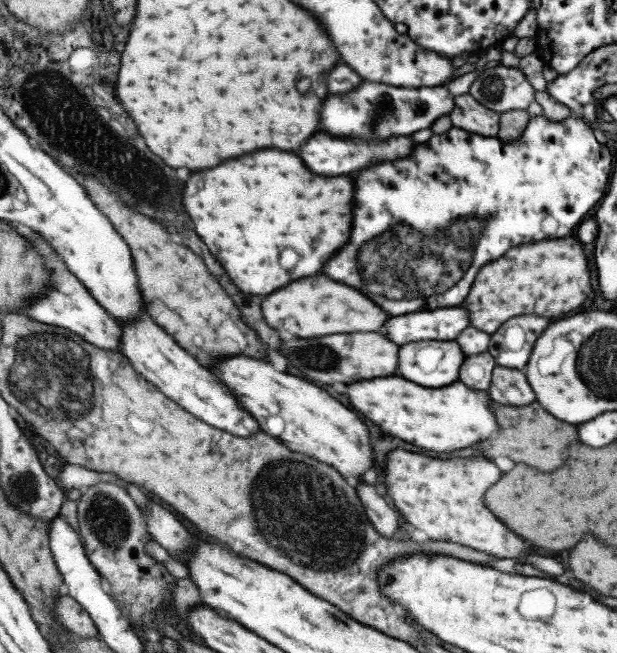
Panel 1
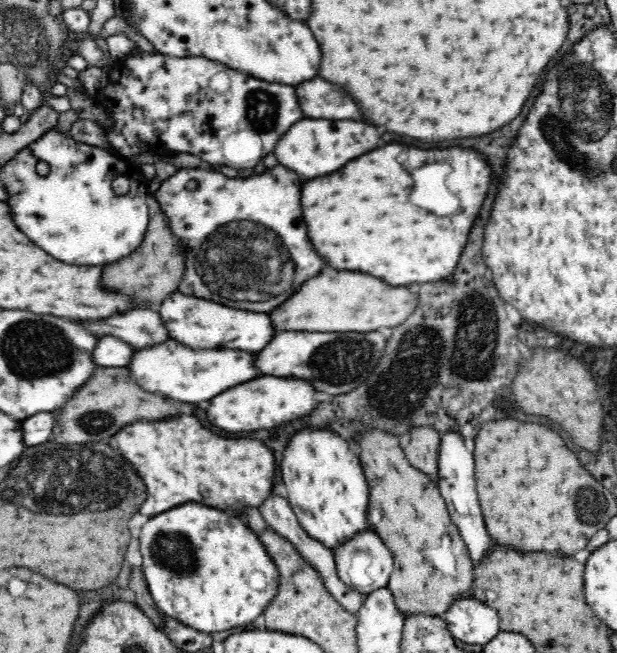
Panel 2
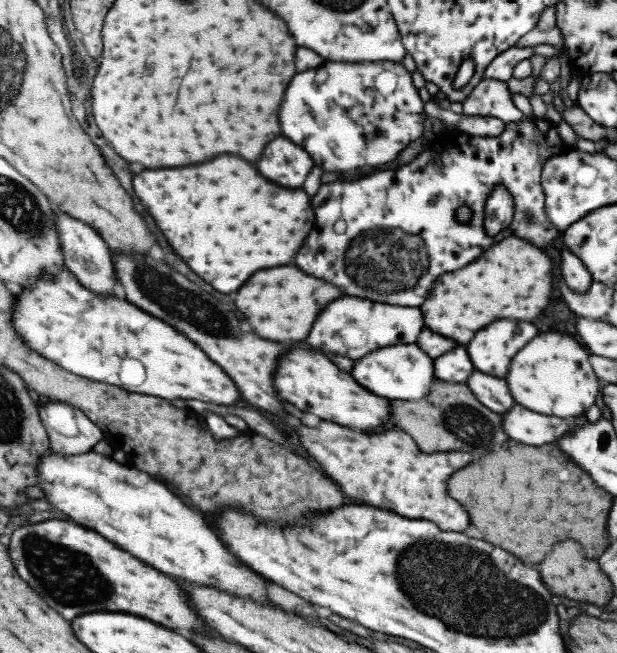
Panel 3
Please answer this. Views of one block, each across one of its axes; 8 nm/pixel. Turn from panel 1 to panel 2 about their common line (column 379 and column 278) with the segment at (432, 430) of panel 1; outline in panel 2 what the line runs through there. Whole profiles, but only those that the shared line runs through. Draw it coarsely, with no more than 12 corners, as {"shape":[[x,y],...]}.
{"shape":[[304,378],[240,384],[210,402],[226,432],[278,430],[318,410]]}

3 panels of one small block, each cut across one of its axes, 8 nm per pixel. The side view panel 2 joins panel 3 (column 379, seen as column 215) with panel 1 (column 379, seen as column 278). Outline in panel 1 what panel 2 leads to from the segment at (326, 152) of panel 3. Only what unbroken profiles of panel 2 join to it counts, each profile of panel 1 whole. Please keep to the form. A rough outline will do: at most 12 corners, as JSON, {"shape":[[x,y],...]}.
{"shape":[[361,82],[321,104],[321,130],[385,140],[448,116],[445,84]]}

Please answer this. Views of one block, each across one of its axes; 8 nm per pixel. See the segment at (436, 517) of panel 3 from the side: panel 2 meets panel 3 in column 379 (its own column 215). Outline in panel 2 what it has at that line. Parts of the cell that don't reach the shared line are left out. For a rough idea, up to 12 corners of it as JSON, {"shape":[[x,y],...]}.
{"shape":[[186,414],[110,444],[146,482],[149,517],[186,502],[260,508],[276,458]]}

